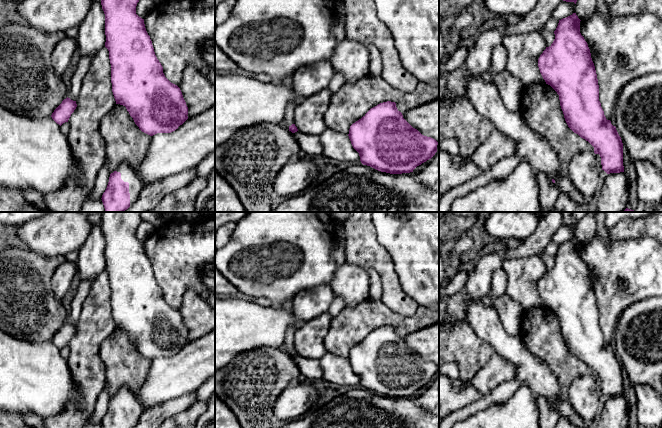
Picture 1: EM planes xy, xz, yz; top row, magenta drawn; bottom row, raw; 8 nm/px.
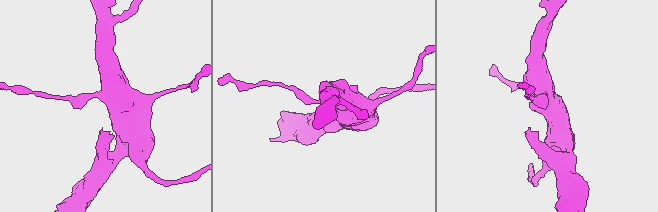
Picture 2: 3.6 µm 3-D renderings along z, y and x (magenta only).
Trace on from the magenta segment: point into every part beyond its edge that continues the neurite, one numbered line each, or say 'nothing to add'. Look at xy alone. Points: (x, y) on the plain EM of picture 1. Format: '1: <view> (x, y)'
1: xy (128, 398)

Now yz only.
1: yz (532, 372)

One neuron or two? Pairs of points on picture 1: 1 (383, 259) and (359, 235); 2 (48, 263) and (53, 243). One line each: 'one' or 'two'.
1: one
2: two

